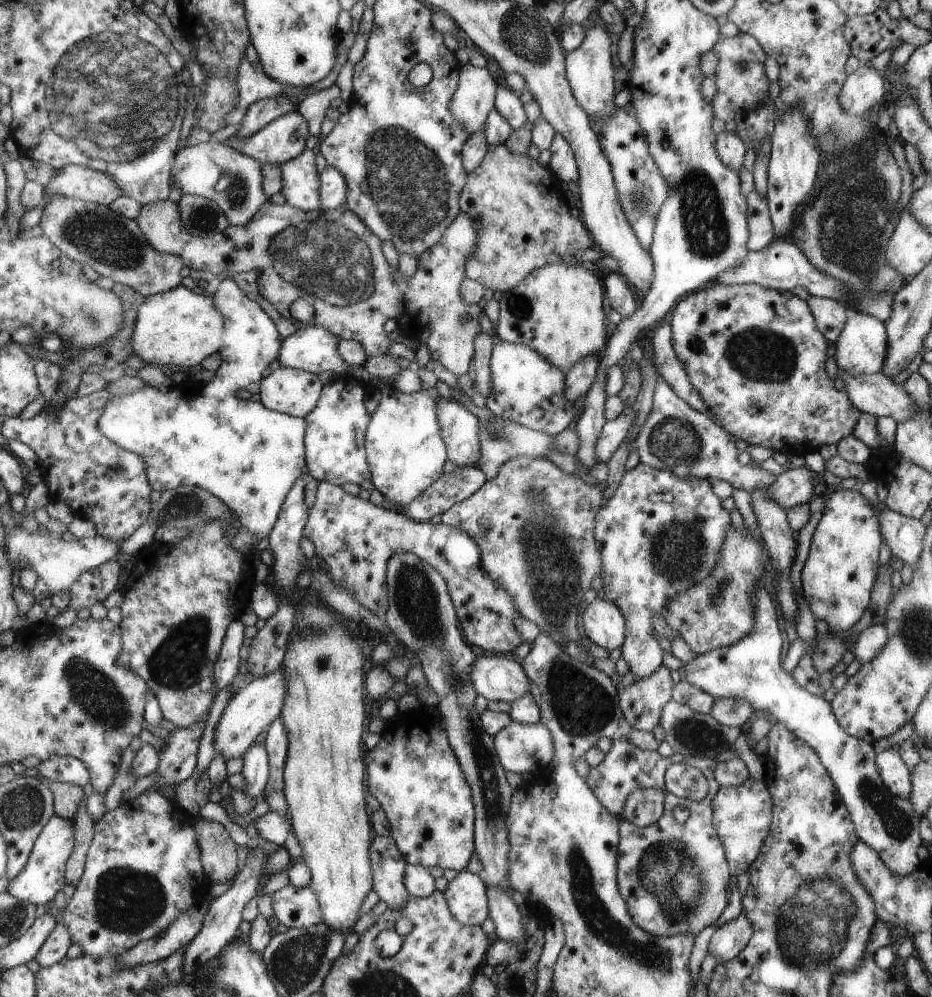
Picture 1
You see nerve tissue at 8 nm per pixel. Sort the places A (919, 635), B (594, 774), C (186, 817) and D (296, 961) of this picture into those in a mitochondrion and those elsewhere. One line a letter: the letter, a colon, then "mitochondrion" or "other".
A: mitochondrion
B: other
C: other
D: mitochondrion

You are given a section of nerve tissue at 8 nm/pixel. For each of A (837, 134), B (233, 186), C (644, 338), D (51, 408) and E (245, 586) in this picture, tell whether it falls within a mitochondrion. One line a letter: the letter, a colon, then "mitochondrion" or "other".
A: mitochondrion
B: mitochondrion
C: other
D: other
E: other

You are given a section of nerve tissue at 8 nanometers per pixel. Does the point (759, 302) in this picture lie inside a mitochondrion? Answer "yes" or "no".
no

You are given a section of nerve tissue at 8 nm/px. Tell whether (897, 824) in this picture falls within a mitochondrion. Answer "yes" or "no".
yes

